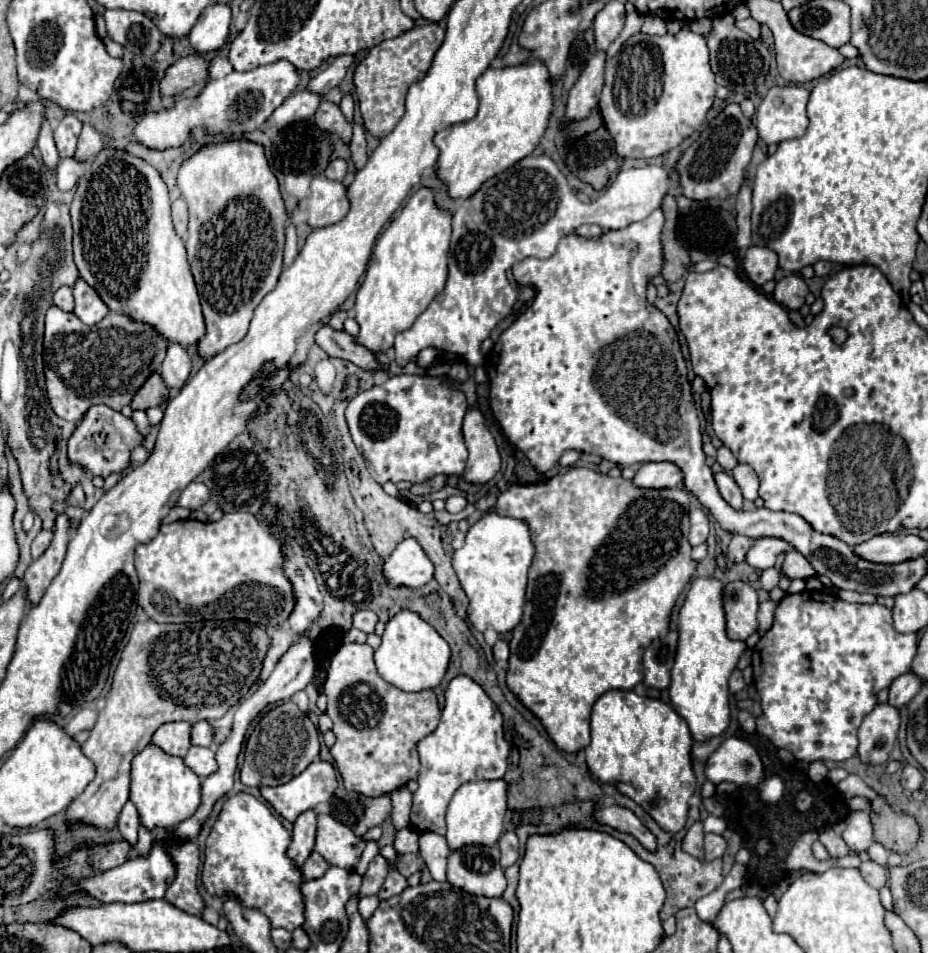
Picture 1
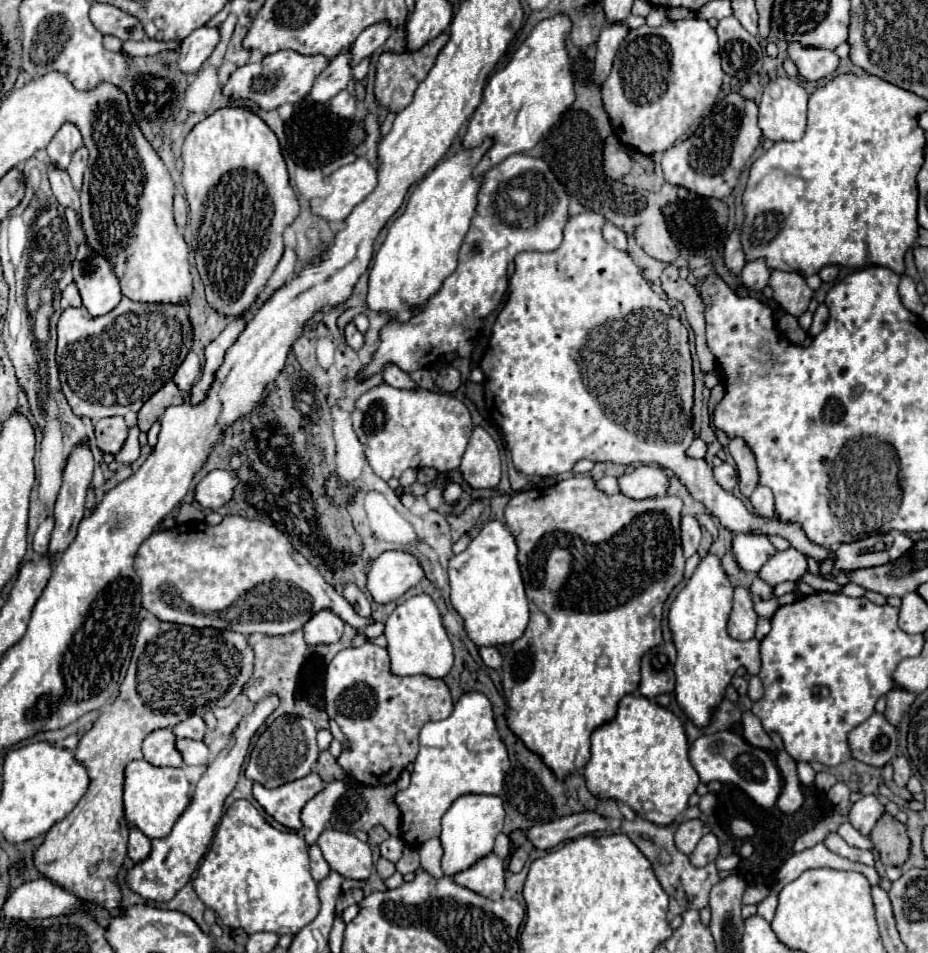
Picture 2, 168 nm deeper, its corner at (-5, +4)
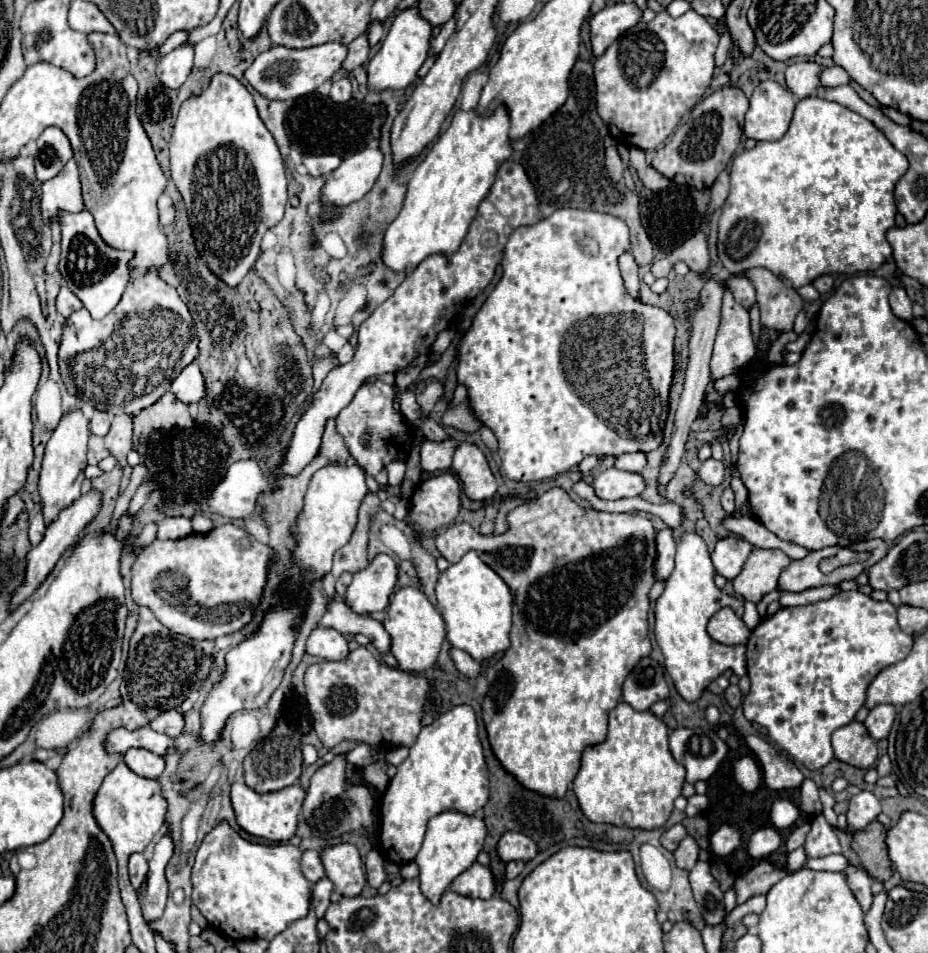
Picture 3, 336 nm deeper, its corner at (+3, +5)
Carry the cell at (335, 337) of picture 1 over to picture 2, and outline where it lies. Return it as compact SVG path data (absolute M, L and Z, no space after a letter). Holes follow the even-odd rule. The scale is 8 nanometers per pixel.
M389 365L389 369L385 369L383 379L385 379L387 385L397 387L397 389L419 389L419 385L409 377L409 373L401 371L401 369L395 367L395 365Z

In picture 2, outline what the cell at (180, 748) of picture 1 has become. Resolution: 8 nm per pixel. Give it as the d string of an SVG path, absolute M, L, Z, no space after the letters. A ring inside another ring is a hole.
M157 729L153 731L145 741L143 741L143 759L155 767L181 767L183 761L181 761L181 755L177 753L175 745L175 735L171 729Z

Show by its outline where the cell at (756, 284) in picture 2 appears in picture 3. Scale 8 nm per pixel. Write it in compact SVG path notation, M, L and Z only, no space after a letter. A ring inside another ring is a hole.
M733 276L729 280L725 280L725 286L731 288L735 302L739 302L743 308L751 308L755 304L755 288L751 284L751 280L747 280L745 276Z

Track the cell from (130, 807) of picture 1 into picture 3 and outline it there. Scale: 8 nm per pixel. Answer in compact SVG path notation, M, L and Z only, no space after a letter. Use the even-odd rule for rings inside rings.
M135 852L133 856L129 856L129 876L131 876L131 884L137 890L141 886L141 882L147 876L147 858L141 852Z

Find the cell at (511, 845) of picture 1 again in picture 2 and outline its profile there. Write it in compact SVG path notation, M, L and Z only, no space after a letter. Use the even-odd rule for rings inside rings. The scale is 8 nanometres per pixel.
M525 847L517 849L517 851L511 855L511 859L509 859L509 871L511 871L511 873L519 873L519 871L523 869L527 857L529 857L529 851L527 851Z

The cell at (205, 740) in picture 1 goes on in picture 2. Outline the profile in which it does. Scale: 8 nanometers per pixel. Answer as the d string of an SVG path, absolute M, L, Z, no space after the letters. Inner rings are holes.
M191 715L173 727L173 733L177 737L187 737L187 739L195 739L195 741L201 741L205 731L207 731L207 727L199 715Z

